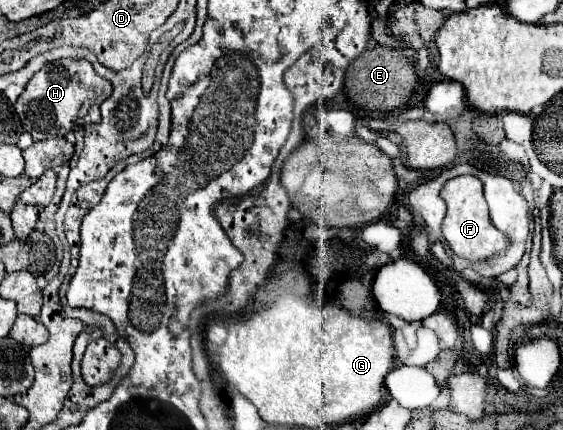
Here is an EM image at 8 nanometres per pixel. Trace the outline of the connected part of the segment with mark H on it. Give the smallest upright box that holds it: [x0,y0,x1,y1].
[16,60,112,140]

